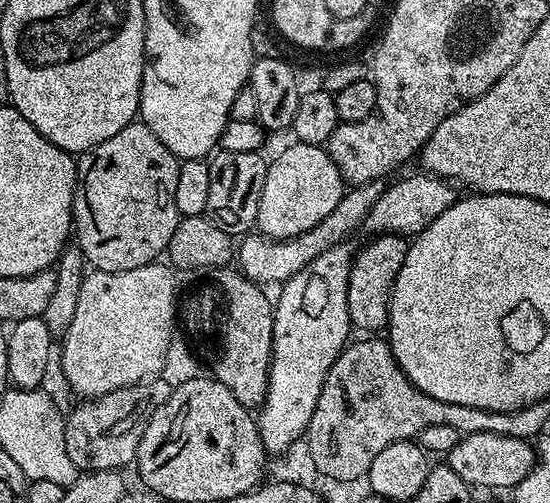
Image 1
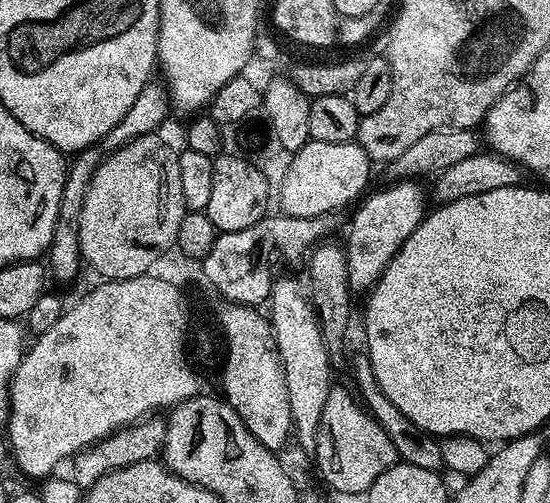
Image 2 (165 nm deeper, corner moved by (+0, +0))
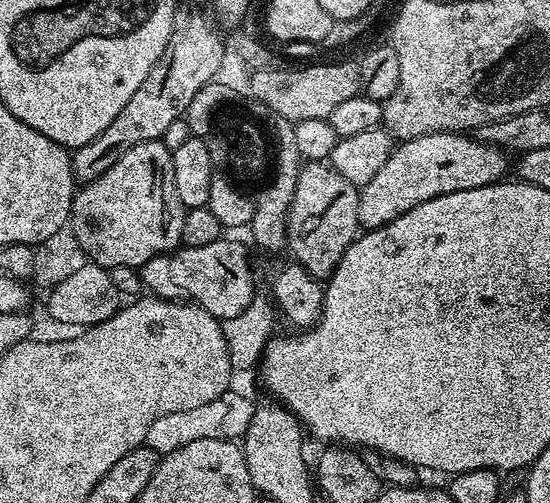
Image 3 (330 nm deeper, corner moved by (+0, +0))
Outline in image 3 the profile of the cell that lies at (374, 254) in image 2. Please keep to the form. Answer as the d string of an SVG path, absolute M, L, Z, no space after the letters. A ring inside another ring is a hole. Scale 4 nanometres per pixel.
M435 132L397 143L378 174L359 189L359 227L364 230L381 228L406 214L406 210L430 202L430 198L501 183L507 177L504 175L510 172L508 159L509 153L504 149L462 132Z

